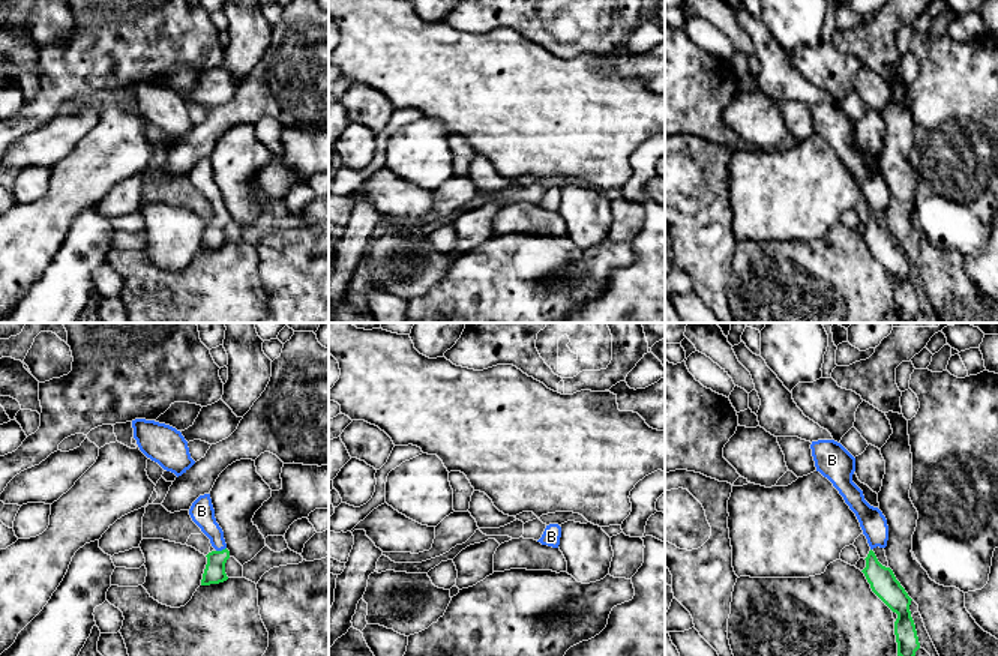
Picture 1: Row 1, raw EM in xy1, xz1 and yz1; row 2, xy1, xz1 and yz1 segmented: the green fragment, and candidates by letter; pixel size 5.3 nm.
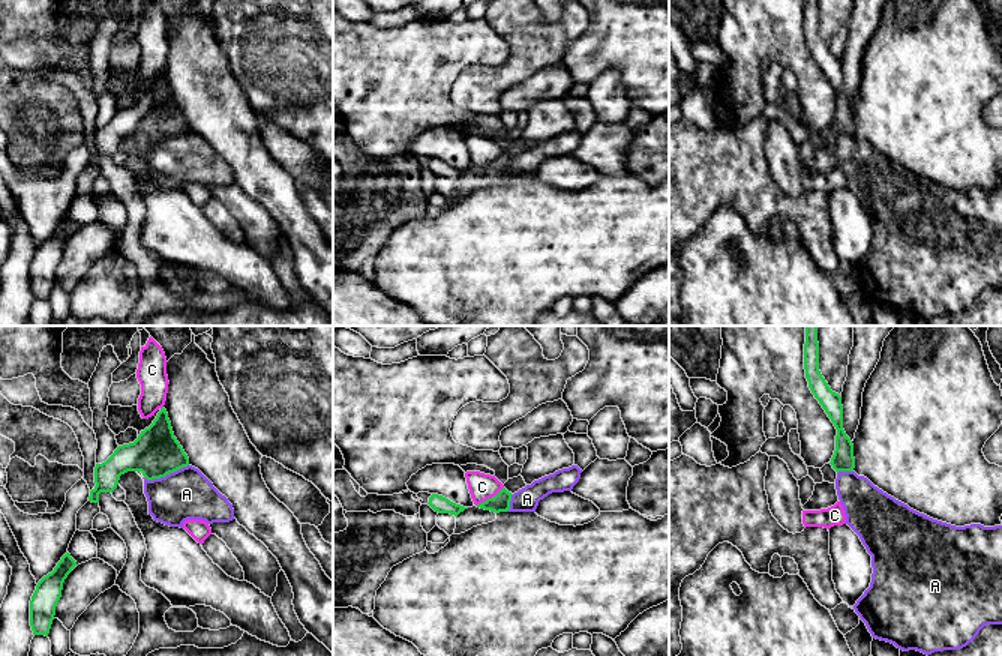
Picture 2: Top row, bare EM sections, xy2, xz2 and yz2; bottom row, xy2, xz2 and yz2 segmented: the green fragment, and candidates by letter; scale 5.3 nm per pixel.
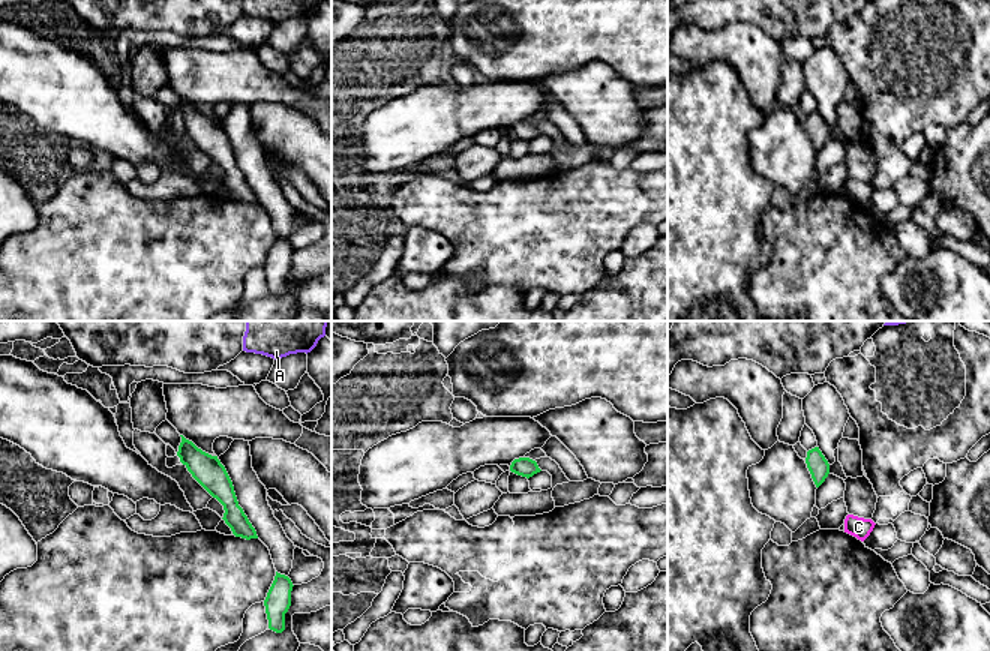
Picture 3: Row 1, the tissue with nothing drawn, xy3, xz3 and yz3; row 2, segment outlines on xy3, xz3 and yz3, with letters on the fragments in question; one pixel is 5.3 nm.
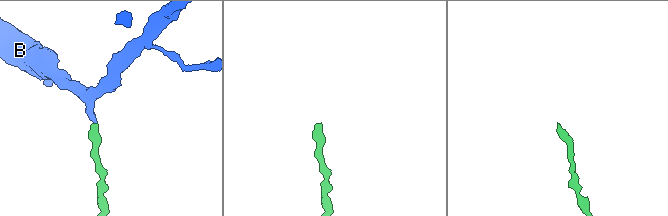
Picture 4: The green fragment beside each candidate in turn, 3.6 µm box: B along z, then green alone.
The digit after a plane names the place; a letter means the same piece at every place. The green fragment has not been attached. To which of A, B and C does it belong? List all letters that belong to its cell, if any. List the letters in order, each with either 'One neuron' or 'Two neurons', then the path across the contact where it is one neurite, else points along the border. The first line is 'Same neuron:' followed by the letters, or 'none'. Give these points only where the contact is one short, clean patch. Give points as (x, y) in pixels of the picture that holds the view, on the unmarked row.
Same neuron: B
A: Two neurons. Boundary: xy2 (188, 128), (164, 140), (146, 143)
B: One neuron. Path across: xy1 (215, 233), (222, 213), (201, 174)
C: Two neurons. Boundary: xz2 (503, 150), (494, 159), (476, 168)

